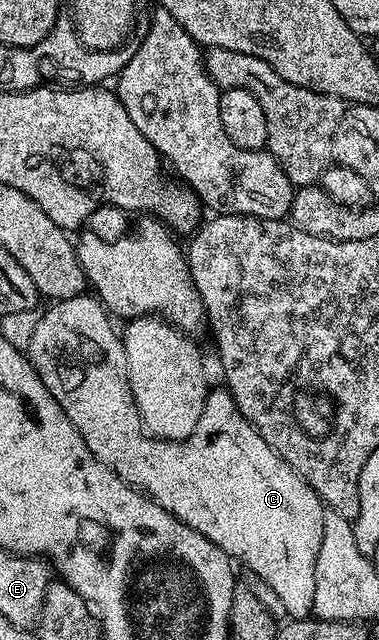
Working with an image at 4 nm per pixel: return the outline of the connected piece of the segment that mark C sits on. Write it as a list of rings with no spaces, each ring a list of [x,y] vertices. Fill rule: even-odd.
[[[79,295],[72,299],[53,302],[49,307],[51,309],[46,314],[43,312],[39,316],[36,323],[36,331],[32,334],[32,343],[28,350],[30,363],[33,369],[40,375],[44,387],[48,387],[48,391],[52,391],[52,399],[56,399],[56,403],[60,403],[64,415],[68,415],[68,419],[72,419],[76,431],[80,431],[84,443],[88,443],[88,447],[92,453],[101,461],[106,462],[115,473],[119,473],[128,484],[134,486],[136,489],[141,489],[146,496],[152,498],[160,507],[164,507],[168,512],[173,513],[175,517],[179,517],[188,527],[200,531],[200,535],[204,535],[209,541],[219,545],[225,551],[227,557],[233,559],[235,562],[243,561],[246,564],[244,565],[245,568],[254,572],[260,579],[266,582],[268,587],[276,593],[280,602],[284,603],[284,613],[287,618],[310,617],[316,593],[316,559],[320,555],[320,543],[324,539],[324,515],[327,512],[318,492],[307,481],[304,481],[302,476],[296,473],[291,465],[287,465],[275,453],[274,448],[270,446],[270,442],[264,440],[258,434],[257,429],[250,426],[248,419],[244,419],[244,415],[236,407],[230,390],[225,387],[211,388],[207,392],[206,406],[200,415],[200,423],[196,423],[198,433],[194,433],[194,441],[190,441],[186,445],[161,445],[159,441],[154,440],[149,433],[144,431],[144,426],[140,419],[140,411],[136,407],[134,396],[130,390],[126,352],[122,346],[119,330],[114,330],[113,323],[115,324],[115,322],[112,320],[106,306],[98,300],[97,296]]]

